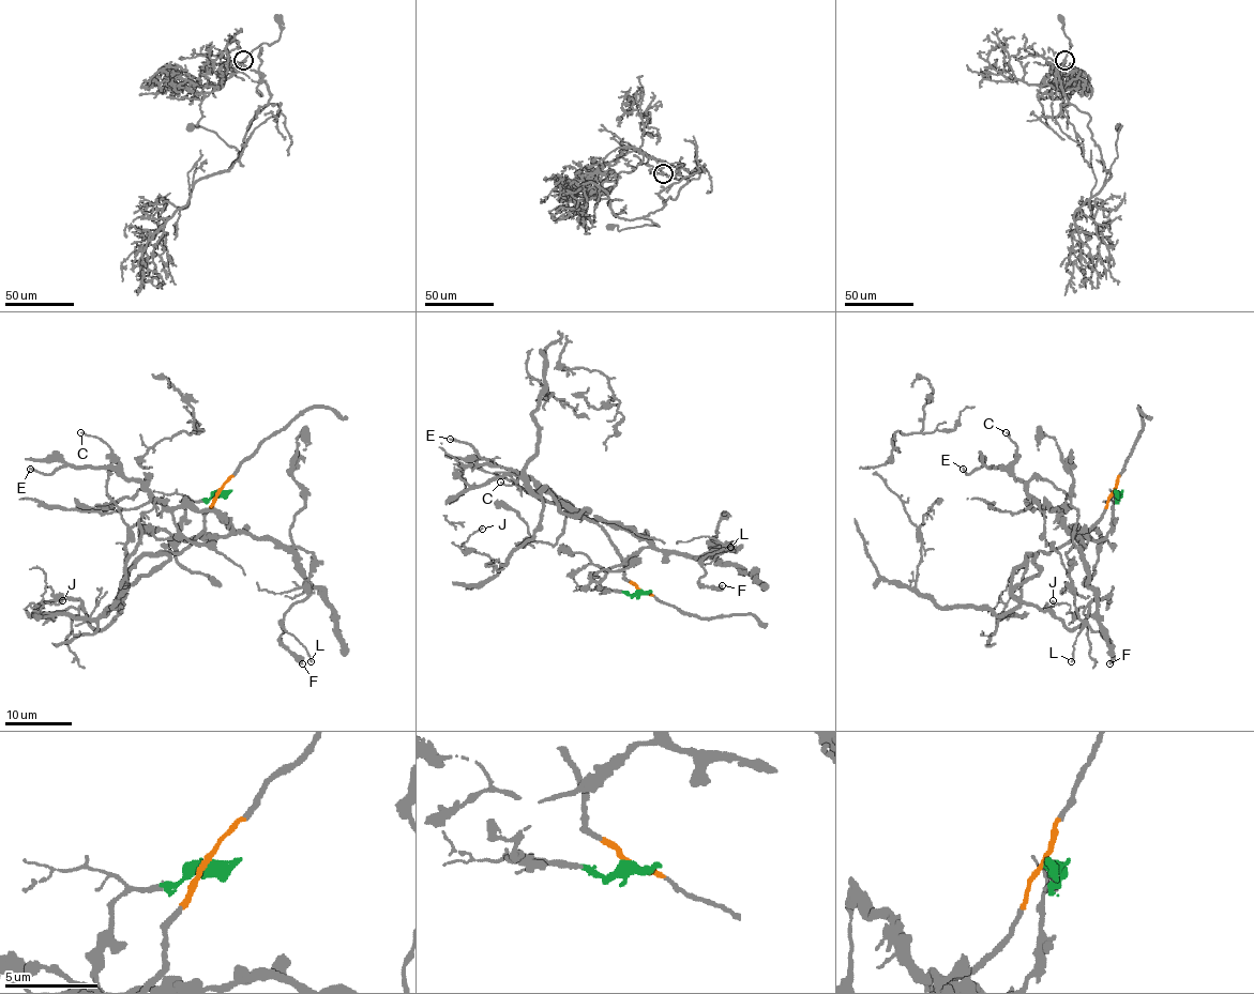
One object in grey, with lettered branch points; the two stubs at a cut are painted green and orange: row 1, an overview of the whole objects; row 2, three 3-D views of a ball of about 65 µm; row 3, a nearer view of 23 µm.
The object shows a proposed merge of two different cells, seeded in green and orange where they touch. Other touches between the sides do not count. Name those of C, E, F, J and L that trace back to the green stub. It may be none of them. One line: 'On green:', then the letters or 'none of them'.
On green: C, E, F, L

